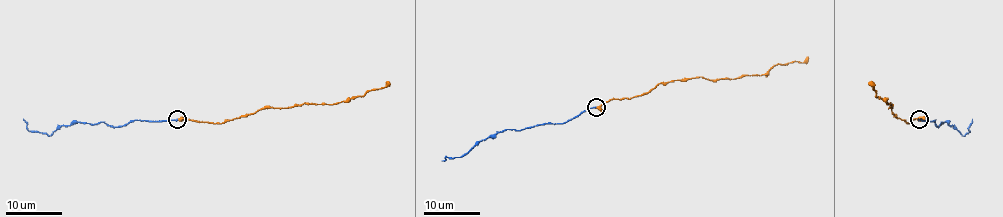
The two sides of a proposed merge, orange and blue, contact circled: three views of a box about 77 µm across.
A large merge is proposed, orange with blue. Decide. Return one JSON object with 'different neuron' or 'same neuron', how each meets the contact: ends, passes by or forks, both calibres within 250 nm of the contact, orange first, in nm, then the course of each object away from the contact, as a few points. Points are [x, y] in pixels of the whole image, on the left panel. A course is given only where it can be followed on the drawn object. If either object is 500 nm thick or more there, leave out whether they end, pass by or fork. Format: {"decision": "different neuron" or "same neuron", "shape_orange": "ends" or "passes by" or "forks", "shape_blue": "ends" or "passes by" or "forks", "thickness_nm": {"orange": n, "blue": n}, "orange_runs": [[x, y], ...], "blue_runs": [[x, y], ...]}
{"decision": "same neuron", "shape_orange": "passes by", "shape_blue": "ends", "thickness_nm": {"orange": 320, "blue": 180}, "orange_runs": [[177, 119], [223, 123], [264, 108], [348, 102], [390, 83]], "blue_runs": [[177, 119], [129, 120], [118, 126], [72, 122], [61, 125], [49, 136], [30, 132], [23, 119]]}

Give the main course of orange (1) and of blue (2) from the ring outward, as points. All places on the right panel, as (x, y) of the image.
1: (919, 119), (907, 123), (895, 116), (888, 108), (890, 104), (876, 95), (867, 83)
2: (919, 119), (935, 120), (936, 126), (946, 122), (963, 136), (970, 132), (968, 126), (973, 119)

